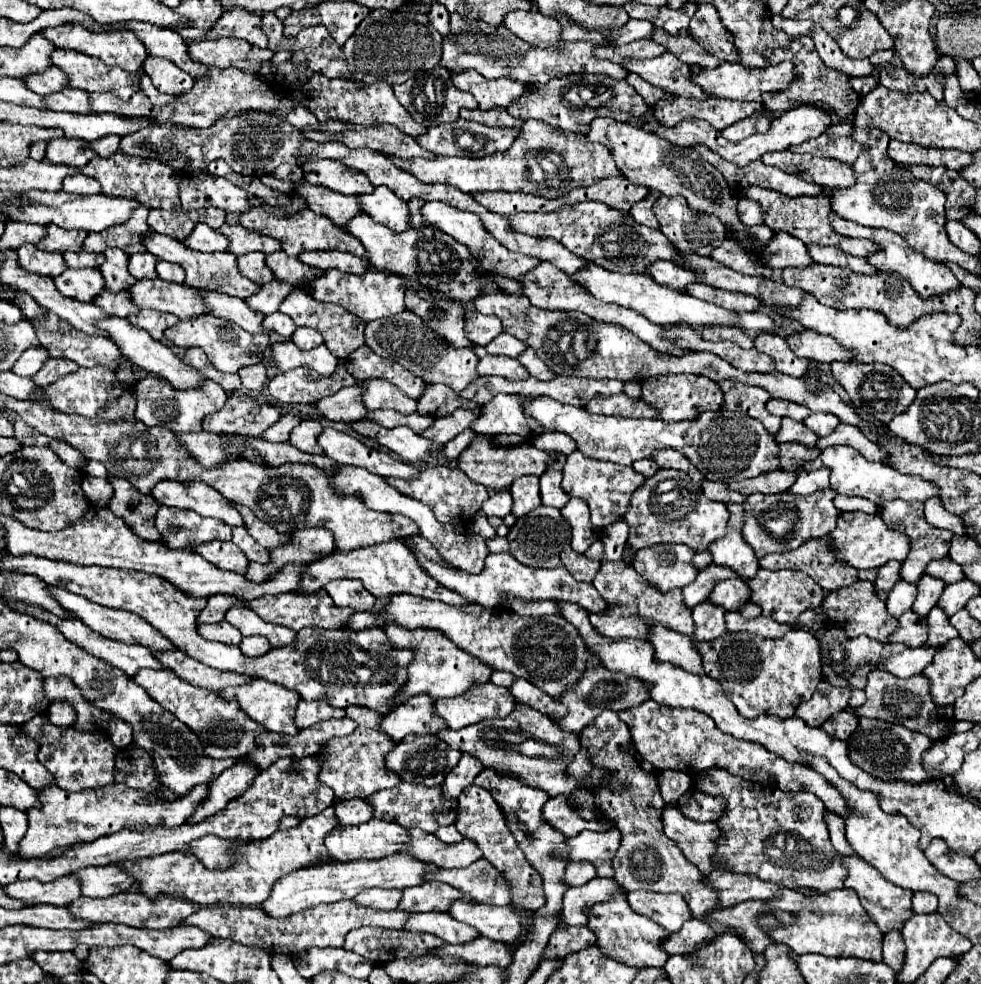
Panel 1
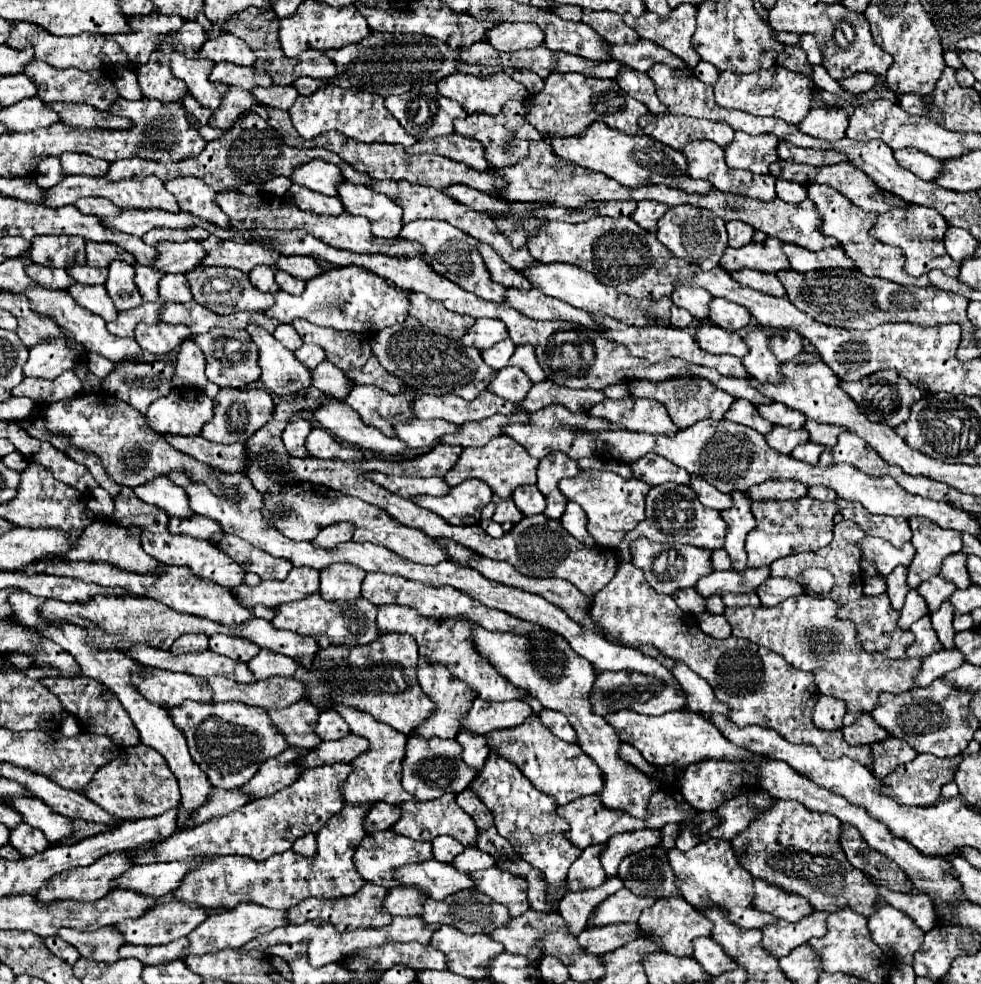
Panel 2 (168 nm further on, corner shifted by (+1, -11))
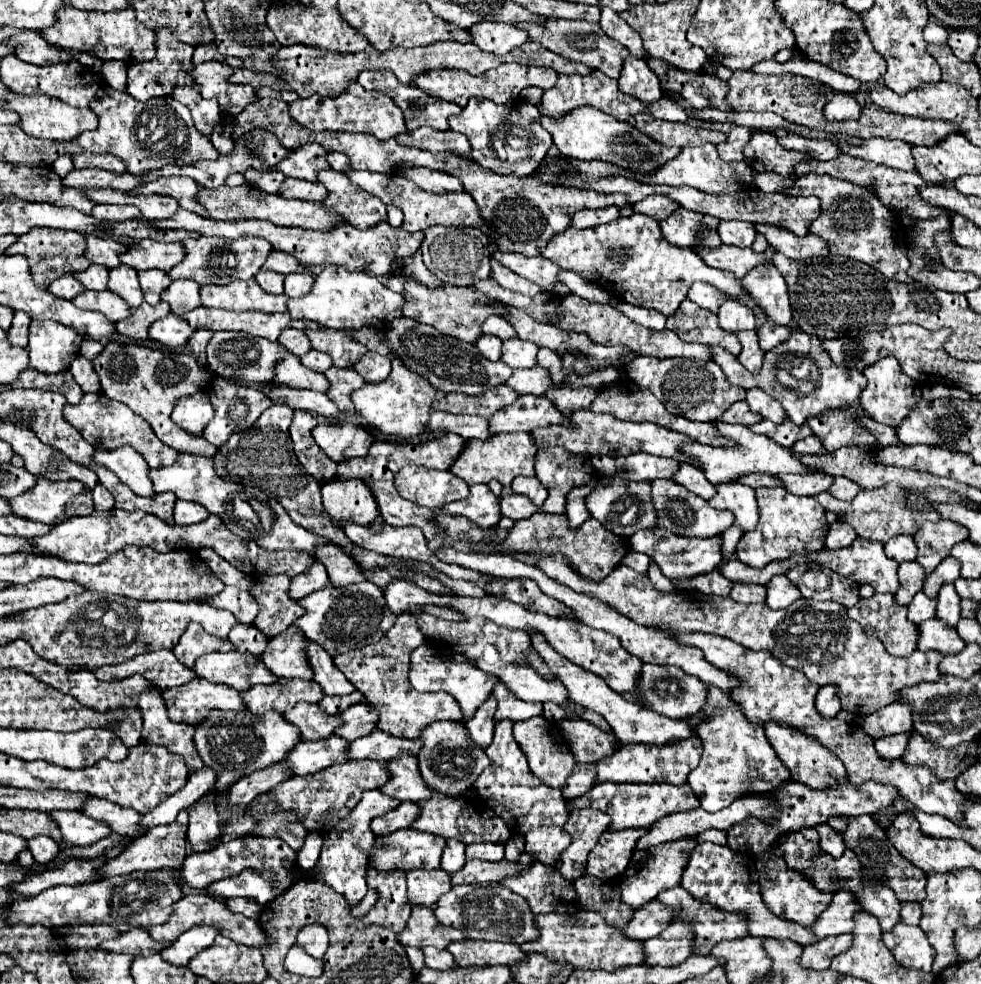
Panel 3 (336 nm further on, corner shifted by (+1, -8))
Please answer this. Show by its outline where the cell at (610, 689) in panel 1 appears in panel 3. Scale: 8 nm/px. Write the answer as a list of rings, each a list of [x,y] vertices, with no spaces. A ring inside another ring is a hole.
[[[642,663],[642,671],[638,675],[636,689],[626,691],[622,695],[626,701],[634,701],[634,703],[638,703],[650,711],[662,713],[670,719],[684,719],[690,713],[698,713],[698,709],[702,705],[702,697],[706,697],[706,693],[702,693],[702,685],[704,685],[702,681],[682,673],[682,669],[678,669],[678,667]]]

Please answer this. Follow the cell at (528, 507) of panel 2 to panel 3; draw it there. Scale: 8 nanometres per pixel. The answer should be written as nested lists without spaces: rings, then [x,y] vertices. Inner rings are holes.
[[[516,477],[512,481],[512,491],[518,495],[526,495],[536,507],[542,507],[542,503],[548,497],[548,491],[536,477]]]

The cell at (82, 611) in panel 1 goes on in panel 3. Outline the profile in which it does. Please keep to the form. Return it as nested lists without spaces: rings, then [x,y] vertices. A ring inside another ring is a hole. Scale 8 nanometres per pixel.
[[[238,651],[202,655],[196,659],[192,671],[210,683],[224,683],[238,691],[258,683],[270,685],[276,679],[262,665],[260,657],[242,657]]]

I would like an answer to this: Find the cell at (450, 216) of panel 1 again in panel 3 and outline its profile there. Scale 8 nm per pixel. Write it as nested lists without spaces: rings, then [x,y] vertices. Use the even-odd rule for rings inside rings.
[[[490,257],[490,267],[492,267],[492,277],[504,289],[510,289],[510,291],[516,291],[516,293],[522,293],[522,295],[538,295],[538,293],[542,293],[542,289],[538,289],[538,285],[534,285],[532,281],[526,281],[524,277],[518,277],[514,271],[500,265],[494,257]]]

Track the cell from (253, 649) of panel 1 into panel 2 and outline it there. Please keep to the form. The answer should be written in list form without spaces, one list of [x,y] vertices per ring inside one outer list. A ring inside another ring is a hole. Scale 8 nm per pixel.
[[[264,648],[248,662],[248,666],[258,680],[266,680],[270,676],[292,676],[294,668],[298,668],[292,658]]]

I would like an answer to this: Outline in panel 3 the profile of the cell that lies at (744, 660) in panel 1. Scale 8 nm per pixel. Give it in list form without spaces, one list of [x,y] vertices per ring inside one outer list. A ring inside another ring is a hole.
[[[662,629],[668,633],[676,643],[680,645],[692,645],[704,651],[704,657],[708,663],[714,667],[726,671],[728,675],[740,679],[740,685],[730,691],[730,697],[742,707],[744,717],[750,723],[756,725],[766,725],[766,723],[784,723],[792,729],[802,731],[804,735],[816,739],[820,745],[824,745],[828,751],[832,751],[846,767],[848,781],[860,785],[862,781],[878,781],[878,783],[890,783],[898,787],[900,797],[908,799],[914,807],[918,807],[924,813],[936,813],[954,821],[962,821],[962,813],[958,813],[958,805],[964,801],[964,795],[956,791],[954,781],[936,781],[934,775],[930,775],[930,769],[926,767],[910,767],[904,765],[900,759],[898,761],[882,761],[874,749],[872,737],[866,737],[862,729],[854,729],[840,721],[840,719],[824,719],[816,707],[814,707],[814,697],[818,693],[818,685],[810,683],[802,671],[788,669],[784,673],[784,665],[766,649],[762,651],[752,651],[746,649],[726,637],[720,635],[710,635],[710,633],[674,633],[670,629]],[[850,729],[852,729],[852,739],[850,739]]]

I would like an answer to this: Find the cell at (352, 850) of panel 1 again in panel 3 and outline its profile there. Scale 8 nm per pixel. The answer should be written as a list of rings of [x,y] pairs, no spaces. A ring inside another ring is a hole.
[[[398,829],[394,833],[376,837],[374,847],[368,855],[368,861],[370,861],[370,867],[380,873],[388,873],[388,871],[408,873],[414,869],[438,869],[442,849],[444,849],[442,837],[434,837],[430,833],[422,833],[422,831],[414,831],[414,829]]]

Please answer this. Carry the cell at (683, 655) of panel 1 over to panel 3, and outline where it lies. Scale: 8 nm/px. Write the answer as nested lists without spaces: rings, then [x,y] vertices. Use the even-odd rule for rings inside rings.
[[[706,685],[706,703],[700,713],[704,713],[706,719],[694,725],[694,731],[702,741],[704,753],[698,767],[688,775],[688,785],[700,799],[702,809],[720,811],[738,797],[774,789],[780,781],[790,779],[790,771],[780,763],[770,741],[766,739],[764,727],[750,725],[728,693],[716,685]]]

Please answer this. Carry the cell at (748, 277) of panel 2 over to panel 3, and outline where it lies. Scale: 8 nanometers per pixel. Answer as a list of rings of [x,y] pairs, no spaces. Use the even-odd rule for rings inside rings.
[[[762,263],[752,267],[744,279],[742,285],[746,285],[746,291],[750,297],[760,305],[766,315],[778,323],[778,325],[788,325],[792,319],[792,309],[788,301],[788,287],[784,277],[774,269],[772,263]]]

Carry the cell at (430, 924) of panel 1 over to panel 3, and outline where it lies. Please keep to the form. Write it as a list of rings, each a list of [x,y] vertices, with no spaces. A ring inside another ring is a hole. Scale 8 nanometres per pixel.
[[[454,941],[448,945],[458,967],[492,967],[492,965],[512,965],[526,957],[516,943],[500,941]]]

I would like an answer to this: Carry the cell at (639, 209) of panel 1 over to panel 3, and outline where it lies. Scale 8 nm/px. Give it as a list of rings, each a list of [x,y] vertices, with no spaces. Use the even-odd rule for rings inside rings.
[[[650,195],[650,197],[634,203],[632,209],[634,209],[634,213],[642,213],[642,215],[648,215],[656,221],[662,221],[662,219],[670,217],[678,209],[678,205],[674,205],[674,201],[670,201],[668,197]]]

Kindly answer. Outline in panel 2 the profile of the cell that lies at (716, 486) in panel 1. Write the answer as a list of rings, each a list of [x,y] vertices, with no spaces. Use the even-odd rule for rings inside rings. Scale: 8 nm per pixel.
[[[690,476],[690,488],[694,488],[698,500],[714,510],[724,510],[732,506],[732,496],[724,494],[720,490],[716,490],[714,486],[710,486],[706,480],[698,478],[698,476]]]

